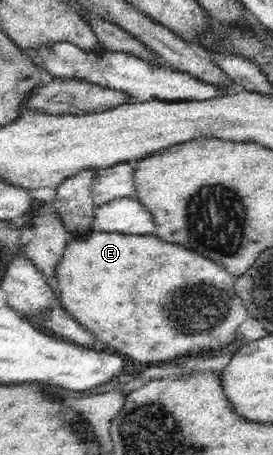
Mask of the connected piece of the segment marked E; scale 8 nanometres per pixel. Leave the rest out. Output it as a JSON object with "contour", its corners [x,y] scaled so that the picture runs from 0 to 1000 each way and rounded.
{"contour":[[[344,505],[319,514],[315,521],[271,525],[242,541],[242,552],[216,567],[212,580],[201,582],[201,609],[212,618],[209,640],[198,655],[216,673],[256,690],[260,699],[286,705],[315,725],[377,752],[392,767],[418,769],[432,780],[465,782],[480,791],[505,791],[524,798],[619,796],[652,785],[652,778],[681,774],[740,776],[747,771],[784,771],[842,756],[868,738],[872,719],[901,708],[912,697],[908,684],[894,681],[886,659],[857,646],[857,607],[842,607],[806,580],[747,567],[725,554],[703,554],[689,545],[667,545],[652,536],[615,536],[568,516],[447,516],[440,510],[374,510]]]}

